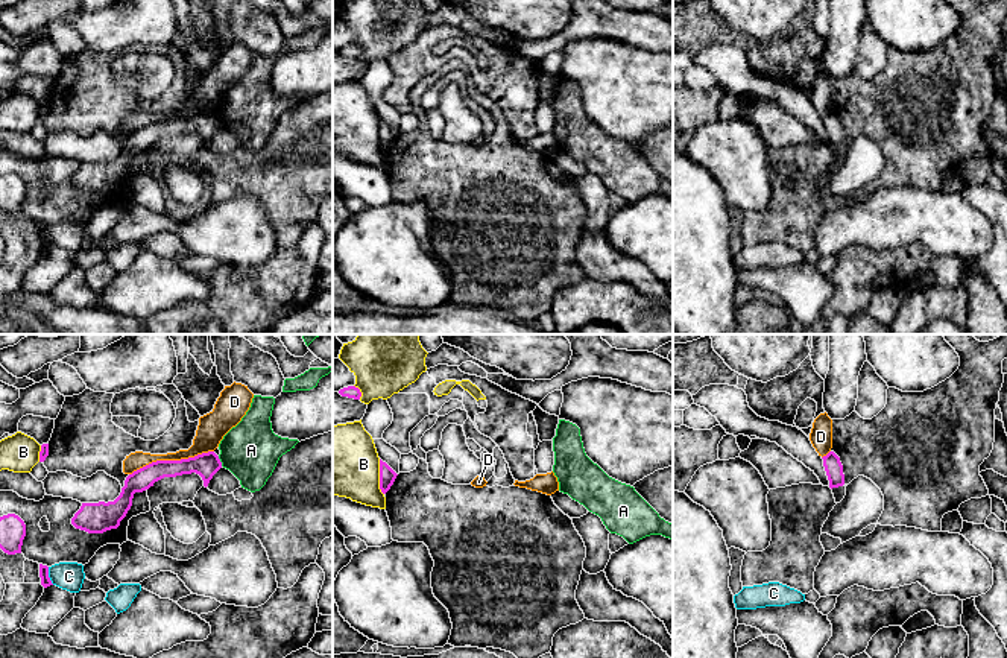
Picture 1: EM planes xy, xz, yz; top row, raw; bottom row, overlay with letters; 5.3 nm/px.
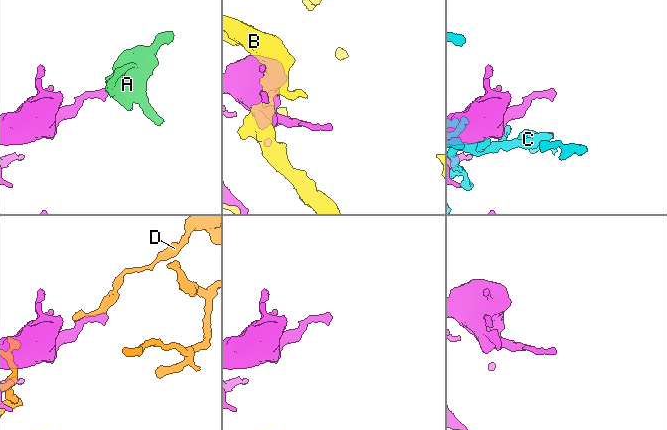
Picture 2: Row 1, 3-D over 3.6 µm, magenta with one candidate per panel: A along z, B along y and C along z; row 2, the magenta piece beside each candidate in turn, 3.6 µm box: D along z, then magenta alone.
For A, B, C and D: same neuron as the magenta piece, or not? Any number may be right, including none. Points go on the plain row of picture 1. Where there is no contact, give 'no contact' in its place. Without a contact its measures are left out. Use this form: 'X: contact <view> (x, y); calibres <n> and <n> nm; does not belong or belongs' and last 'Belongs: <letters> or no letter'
A: contact xy (219, 120); calibres 130 and 300 nm; does not belong
B: contact xz (380, 137); calibres 90 and 380 nm; does not belong
C: contact xy (47, 236); calibres 50 and 150 nm; does not belong
D: contact xy (170, 120); calibres 130 and 140 nm; does not belong
Belongs: no letter

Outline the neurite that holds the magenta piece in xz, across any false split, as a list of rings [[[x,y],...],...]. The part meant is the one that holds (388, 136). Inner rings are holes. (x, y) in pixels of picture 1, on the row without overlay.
[[[380,119],[380,149],[386,153],[396,138],[396,132]]]

